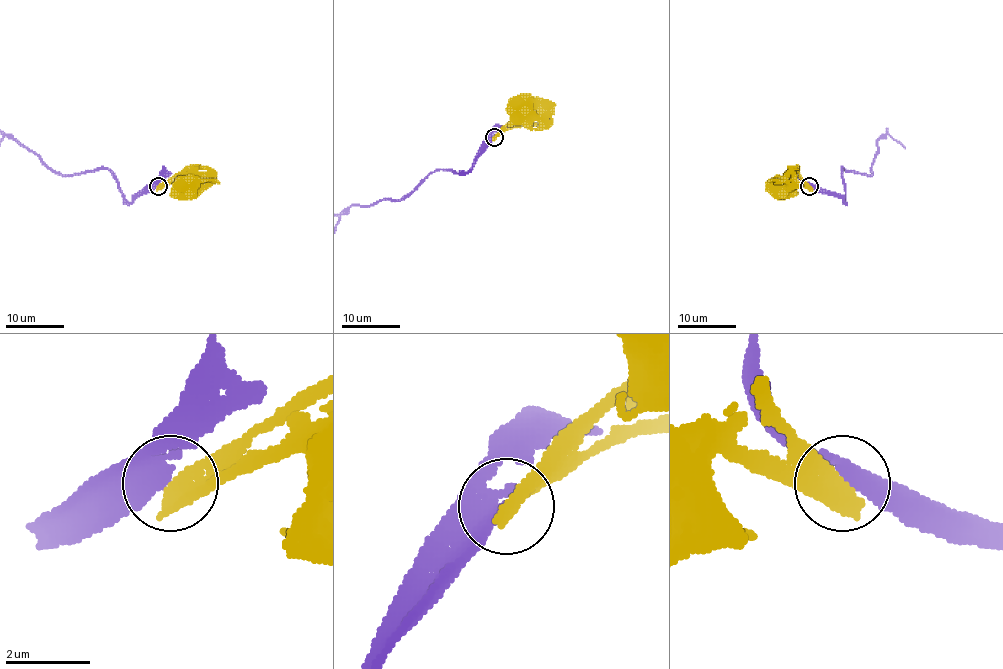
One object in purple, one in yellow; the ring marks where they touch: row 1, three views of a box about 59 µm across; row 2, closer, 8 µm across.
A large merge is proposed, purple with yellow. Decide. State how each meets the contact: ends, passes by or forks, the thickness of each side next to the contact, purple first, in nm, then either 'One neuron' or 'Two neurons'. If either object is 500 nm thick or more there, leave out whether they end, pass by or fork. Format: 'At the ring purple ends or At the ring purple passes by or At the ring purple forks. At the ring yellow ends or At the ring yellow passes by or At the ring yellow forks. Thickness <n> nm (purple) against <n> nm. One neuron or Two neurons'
At the ring purple passes by. At the ring yellow ends. Thickness 300 nm (purple) against 400 nm. Two neurons

